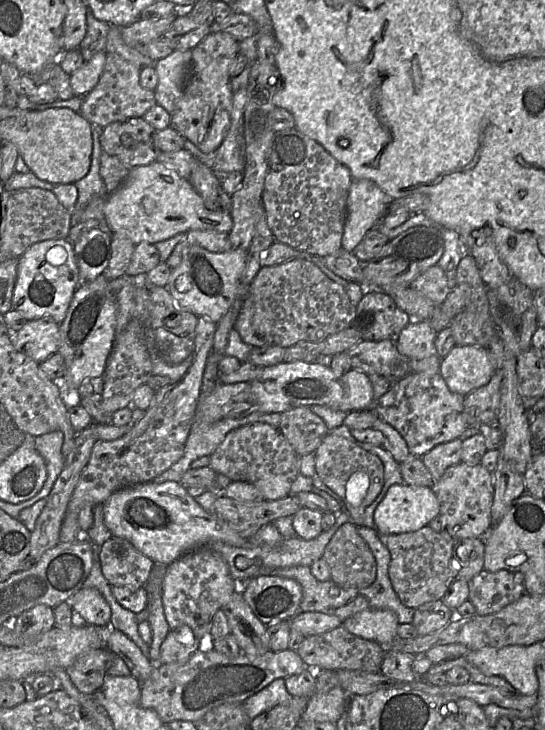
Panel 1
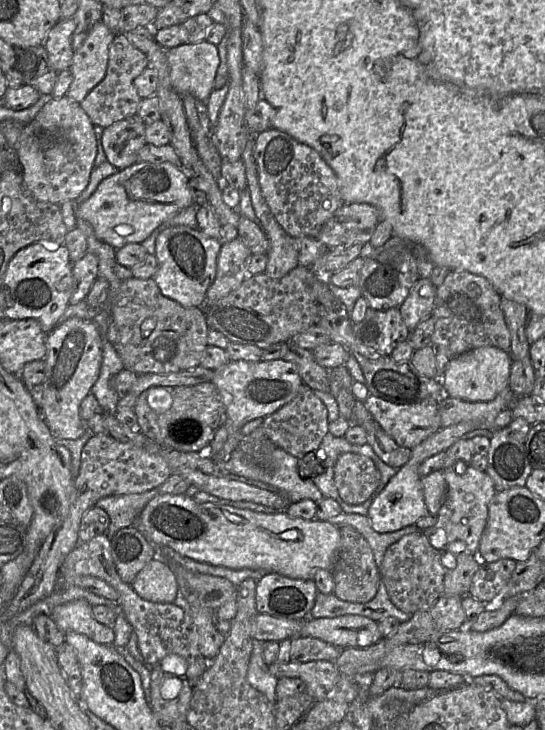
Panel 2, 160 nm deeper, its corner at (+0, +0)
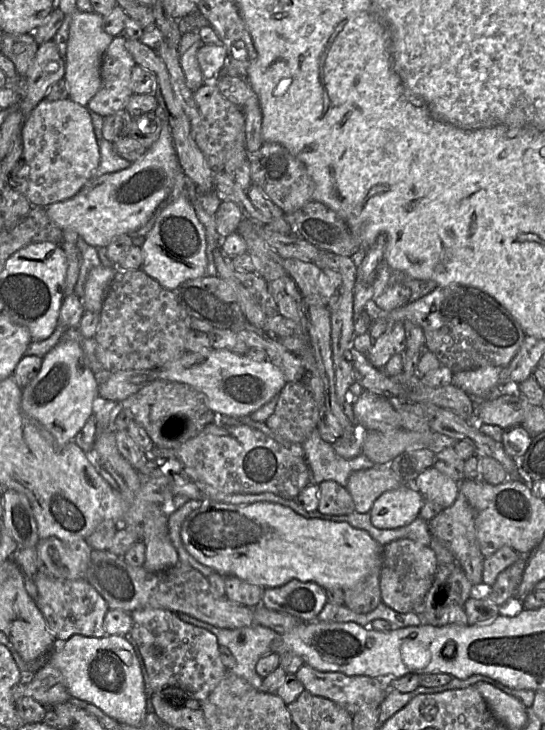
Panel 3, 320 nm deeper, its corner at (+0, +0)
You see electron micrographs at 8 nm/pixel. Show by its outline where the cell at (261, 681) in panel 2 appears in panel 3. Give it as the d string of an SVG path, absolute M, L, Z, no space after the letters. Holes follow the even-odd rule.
M185 613L176 614L182 621L204 628L214 634L219 645L226 647L236 660L235 666L227 670L260 690L263 678L257 674L256 664L262 656L273 652L273 644L279 639L279 634L259 624L236 629L224 629L200 621Z

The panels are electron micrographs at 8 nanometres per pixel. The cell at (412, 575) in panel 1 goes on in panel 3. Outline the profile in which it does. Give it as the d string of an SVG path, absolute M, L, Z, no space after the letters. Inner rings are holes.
M410 539L394 540L382 548L380 590L382 602L399 613L415 612L432 587L437 571L435 552Z

